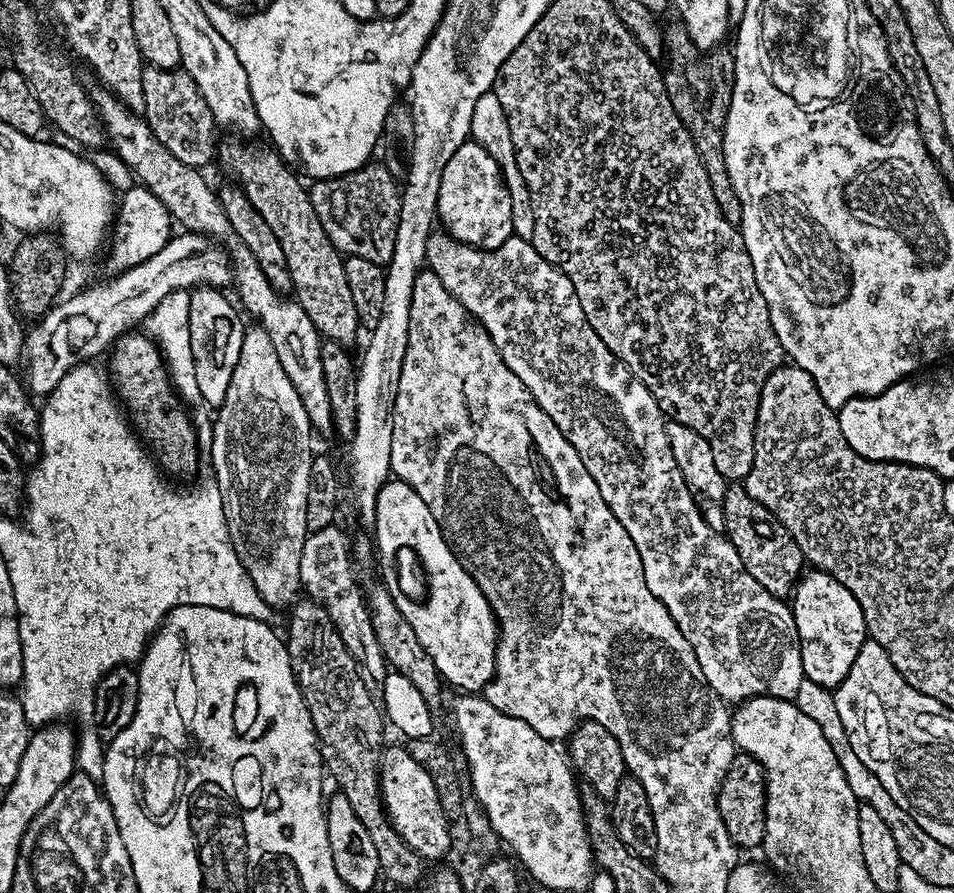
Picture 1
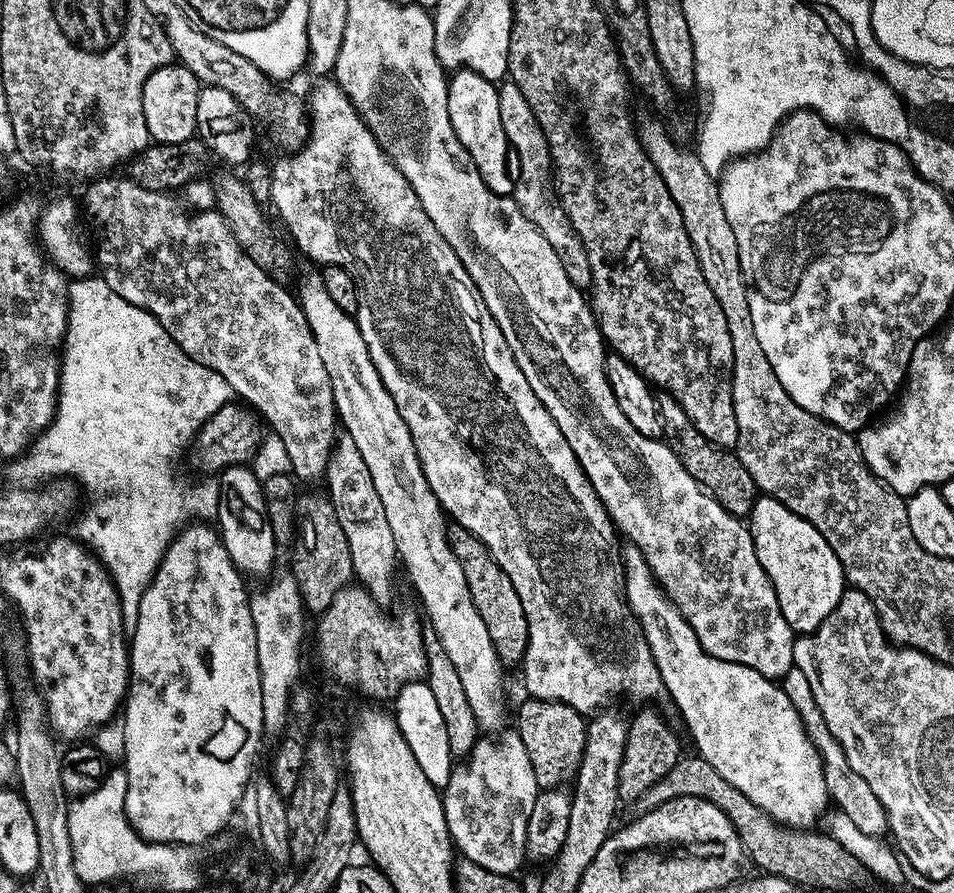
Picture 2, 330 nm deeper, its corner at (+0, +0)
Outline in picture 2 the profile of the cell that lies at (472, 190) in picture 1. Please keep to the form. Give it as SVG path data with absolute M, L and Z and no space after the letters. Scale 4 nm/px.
M469 68L453 71L448 82L448 109L454 134L458 134L458 142L462 142L462 146L470 154L486 186L500 196L512 196L514 176L511 171L508 173L510 149L506 130L502 130L502 118L498 115L497 85Z

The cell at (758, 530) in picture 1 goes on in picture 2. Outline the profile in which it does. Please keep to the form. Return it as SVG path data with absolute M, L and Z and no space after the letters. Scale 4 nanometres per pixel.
M667 394L661 395L658 403L663 439L682 462L682 466L700 483L701 488L711 494L730 515L741 518L751 517L752 508L758 499L758 489L754 478L750 478L750 470L742 466L735 451L710 443L700 433L698 426L694 426L686 410L682 410L682 406L674 397Z

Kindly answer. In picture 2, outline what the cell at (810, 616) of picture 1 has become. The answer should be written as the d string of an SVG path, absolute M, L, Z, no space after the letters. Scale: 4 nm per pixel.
M761 495L750 517L752 541L762 562L762 570L772 579L778 606L793 633L815 632L844 597L844 568L820 531L798 514L794 514L773 496Z

